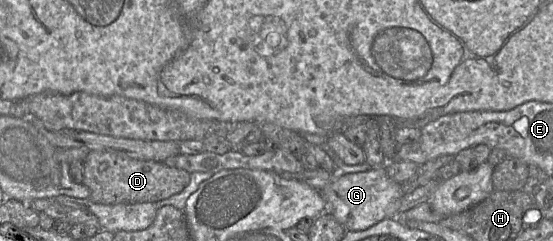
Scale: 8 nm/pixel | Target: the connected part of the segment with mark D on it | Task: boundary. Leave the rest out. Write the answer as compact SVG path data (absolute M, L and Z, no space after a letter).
M91 150L84 160L83 184L90 190L89 199L100 204L158 202L181 192L190 182L190 173L164 162L140 160L119 151Z

